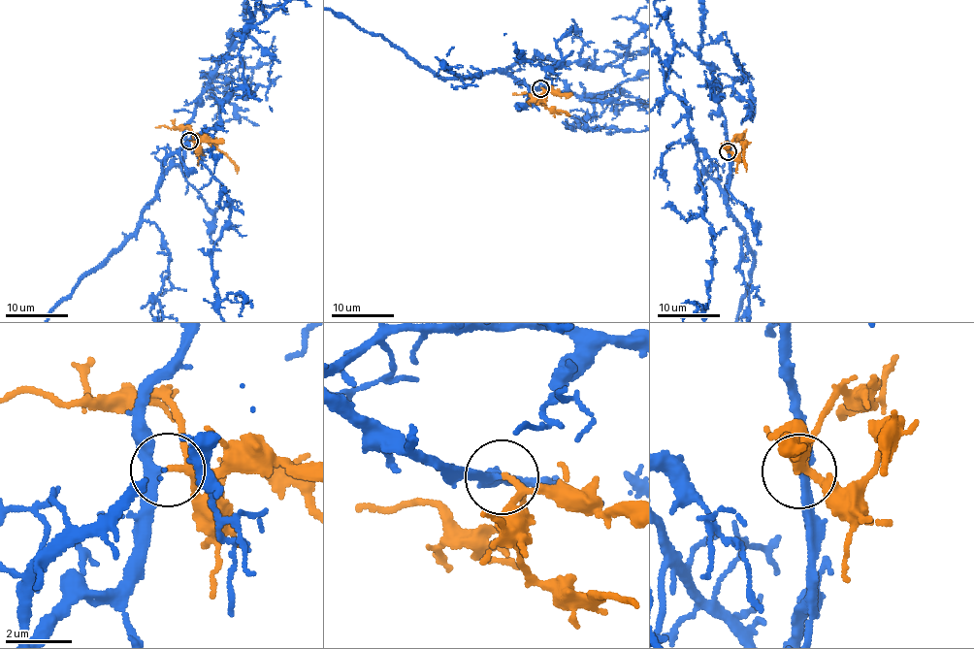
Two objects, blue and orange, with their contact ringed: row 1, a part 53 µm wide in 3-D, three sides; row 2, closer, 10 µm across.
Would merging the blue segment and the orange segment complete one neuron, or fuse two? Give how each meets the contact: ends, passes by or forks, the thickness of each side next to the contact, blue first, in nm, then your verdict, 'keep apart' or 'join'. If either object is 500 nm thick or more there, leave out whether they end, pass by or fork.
blue passes by; orange forks there; 240 nm thick on the blue side, 140 nm on the other; join

